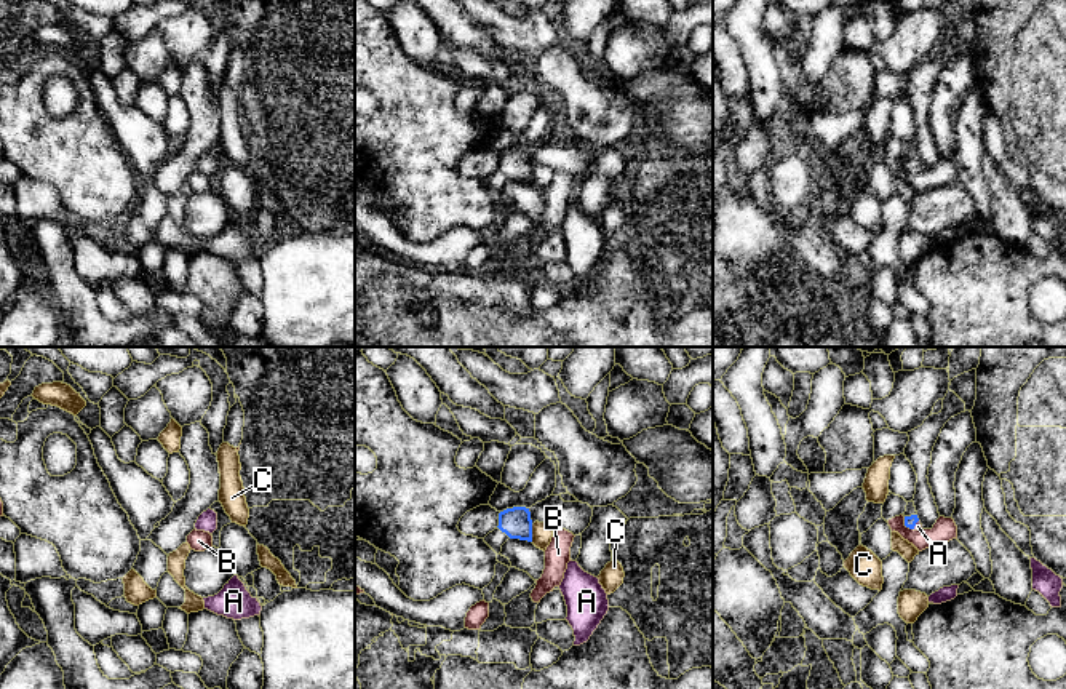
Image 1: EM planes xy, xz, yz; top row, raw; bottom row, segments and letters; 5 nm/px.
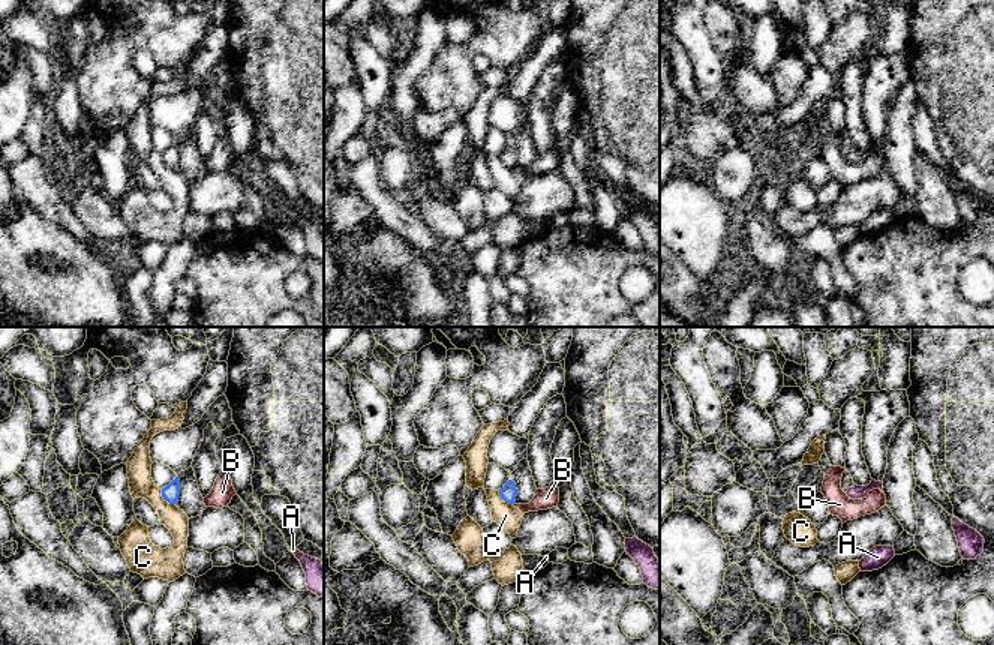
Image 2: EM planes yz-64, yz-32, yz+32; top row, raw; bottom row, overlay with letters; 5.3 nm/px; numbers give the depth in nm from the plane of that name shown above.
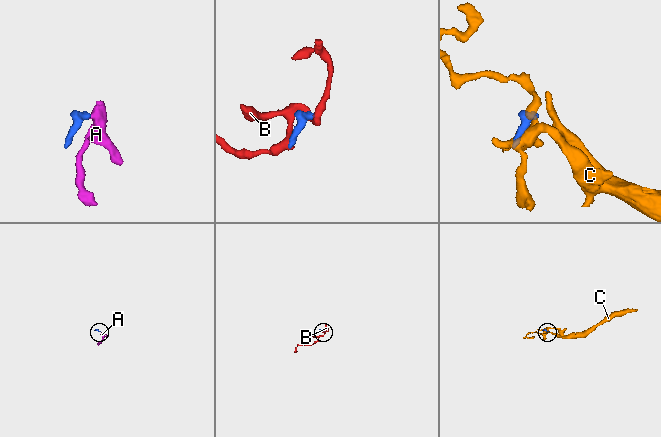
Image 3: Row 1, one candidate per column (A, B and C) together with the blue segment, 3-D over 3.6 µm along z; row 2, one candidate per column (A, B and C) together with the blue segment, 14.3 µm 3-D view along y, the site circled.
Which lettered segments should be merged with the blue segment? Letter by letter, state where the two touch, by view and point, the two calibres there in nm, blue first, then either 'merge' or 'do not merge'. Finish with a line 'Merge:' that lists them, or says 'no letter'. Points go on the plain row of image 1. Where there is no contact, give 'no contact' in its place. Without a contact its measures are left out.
A: yz (914, 167) | 60/40 nm | merge
B: yz (905, 167) | 60/120 nm | do not merge
C: xz (531, 175) | 150/100 nm | do not merge
Merge: A

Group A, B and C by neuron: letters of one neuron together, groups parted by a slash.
A / B C

